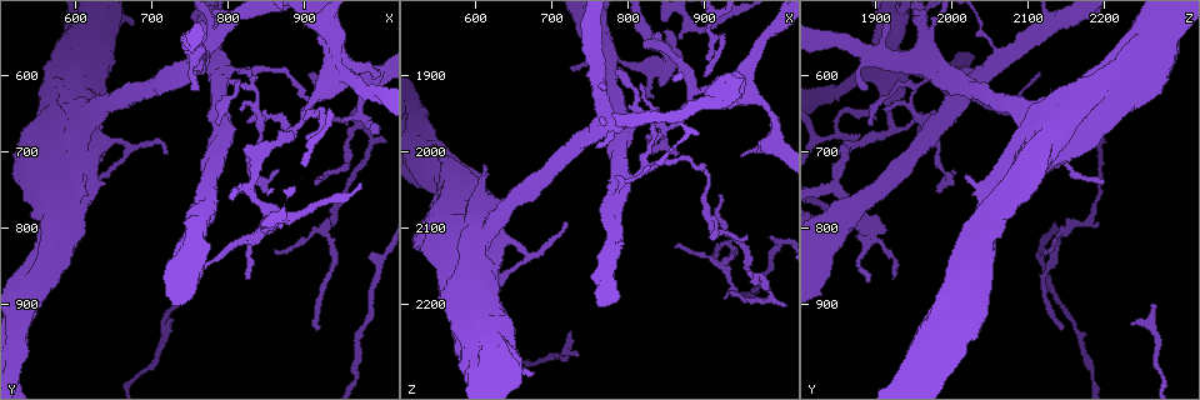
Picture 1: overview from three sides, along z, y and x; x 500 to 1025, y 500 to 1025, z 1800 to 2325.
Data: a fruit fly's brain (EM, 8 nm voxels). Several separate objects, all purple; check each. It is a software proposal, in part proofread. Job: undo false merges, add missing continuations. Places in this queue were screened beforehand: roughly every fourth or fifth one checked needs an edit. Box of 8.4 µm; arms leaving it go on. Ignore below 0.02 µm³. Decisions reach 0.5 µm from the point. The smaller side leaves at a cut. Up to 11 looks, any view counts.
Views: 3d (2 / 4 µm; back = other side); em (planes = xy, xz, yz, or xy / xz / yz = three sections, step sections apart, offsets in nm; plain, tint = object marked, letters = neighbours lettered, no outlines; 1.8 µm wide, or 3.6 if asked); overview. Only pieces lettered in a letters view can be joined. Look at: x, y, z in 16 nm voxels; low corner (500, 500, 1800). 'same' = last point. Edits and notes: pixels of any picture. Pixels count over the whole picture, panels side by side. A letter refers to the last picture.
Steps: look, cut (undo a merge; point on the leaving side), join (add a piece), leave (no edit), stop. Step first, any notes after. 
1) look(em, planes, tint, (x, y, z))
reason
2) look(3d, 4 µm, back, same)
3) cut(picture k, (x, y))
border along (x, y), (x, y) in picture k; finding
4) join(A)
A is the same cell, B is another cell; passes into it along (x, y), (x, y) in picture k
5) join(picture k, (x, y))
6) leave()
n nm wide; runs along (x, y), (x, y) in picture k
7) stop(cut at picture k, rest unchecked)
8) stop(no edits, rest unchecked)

look(em, 3.6 µm, yz, step 8, letters, (845, 655, 1965))
three arms meet

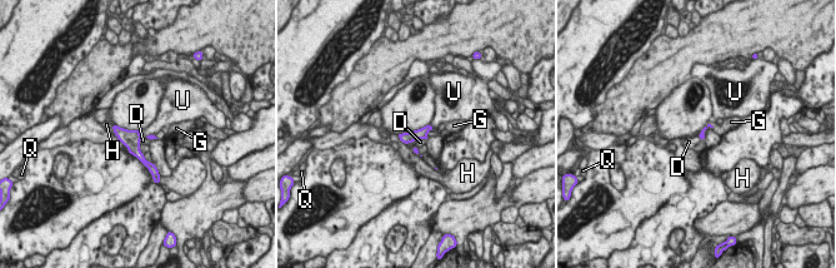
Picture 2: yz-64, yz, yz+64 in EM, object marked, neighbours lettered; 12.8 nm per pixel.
look(em, 3.6 µm, planes, letters, same)
cut it another way

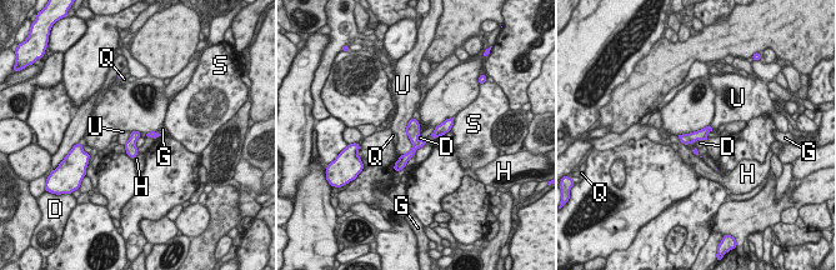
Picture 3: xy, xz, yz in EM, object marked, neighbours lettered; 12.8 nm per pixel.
cut(picture 3, (413, 130))
U touches over 500 nm; D, G, H, Q, S and U are other cells; a second neuron is stuck on

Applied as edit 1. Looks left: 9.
look(overview)
see it whole again

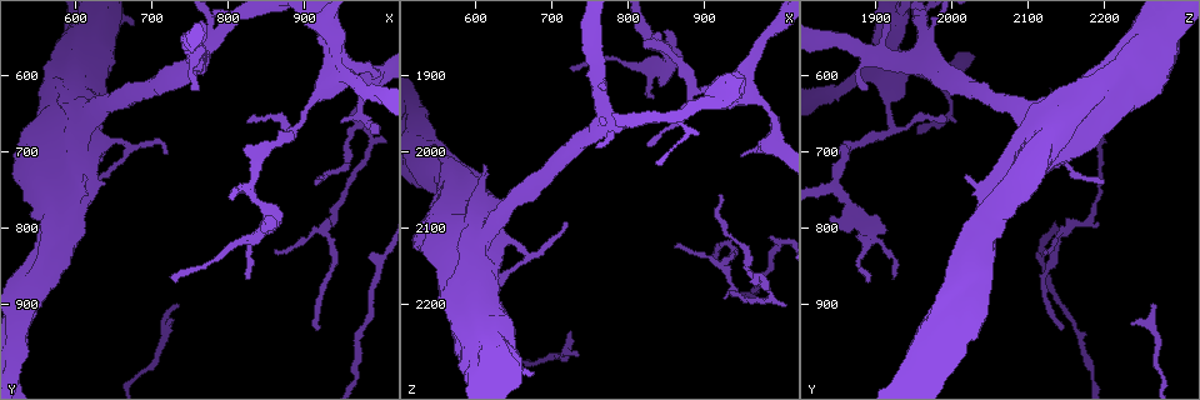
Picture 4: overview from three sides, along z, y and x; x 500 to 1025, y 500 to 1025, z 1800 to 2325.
look(3d, 4 µm, (865, 835, 2125))
tapers out

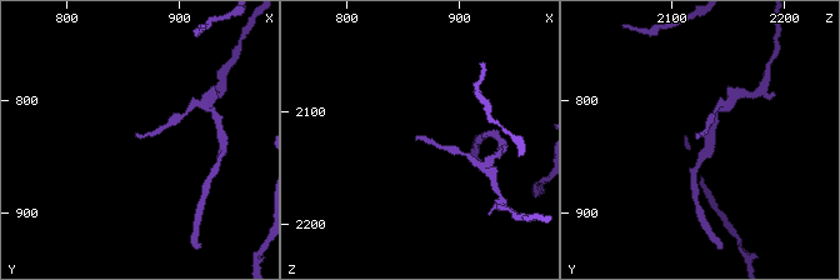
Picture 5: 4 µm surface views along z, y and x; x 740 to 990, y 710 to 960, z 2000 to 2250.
look(em, planes, plain, (864, 830, 2124))
need the tissue

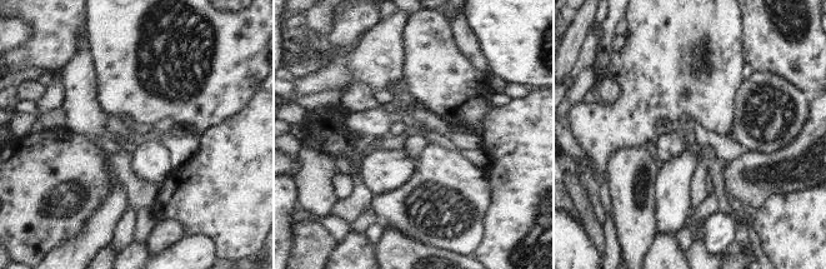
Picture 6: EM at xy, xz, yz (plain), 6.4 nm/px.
look(em, planes, letters, same)

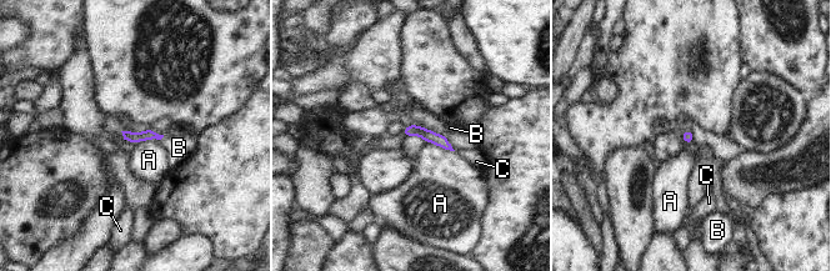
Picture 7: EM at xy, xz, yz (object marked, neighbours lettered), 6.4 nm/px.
leave()
A, B and C are other cells; runs along (406, 133), (421, 131), (447, 146) in picture 7; none of them fits

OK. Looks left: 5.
look(3d, 4 µm, (825, 740, 1850))
a fork

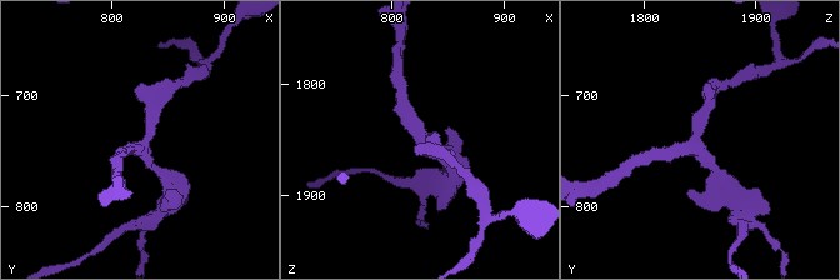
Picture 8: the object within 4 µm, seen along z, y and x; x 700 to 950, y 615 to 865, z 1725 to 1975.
look(em, xy, step 16, plain, (830, 744, 1848))
3 arms; arms of 180, 200, 240 nm

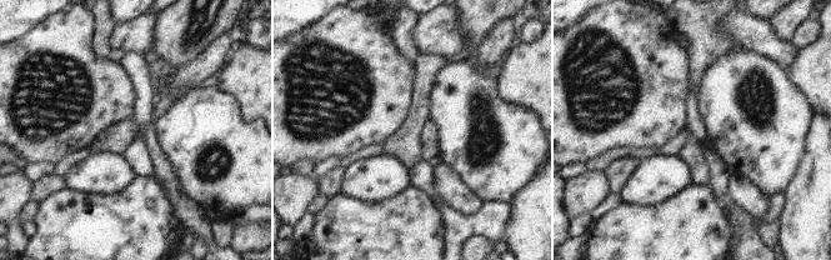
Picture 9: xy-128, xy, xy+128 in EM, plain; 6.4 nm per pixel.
look(em, xy, step 16, letters, same)

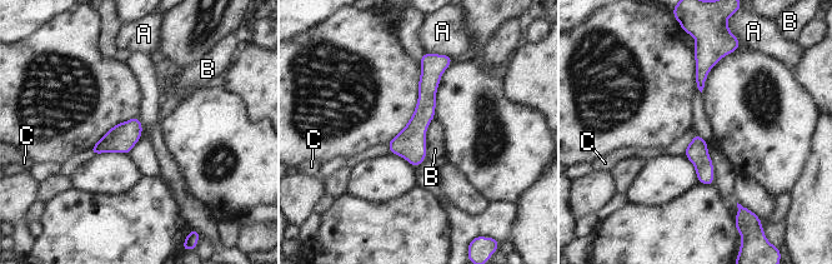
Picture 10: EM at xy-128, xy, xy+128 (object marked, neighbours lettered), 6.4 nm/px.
leave()
A, B and C are other cells; border along (434, 116), (426, 129), (426, 157) in picture 10; one neuron here

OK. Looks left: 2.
stop(cut at picture 3, rest unchecked)

